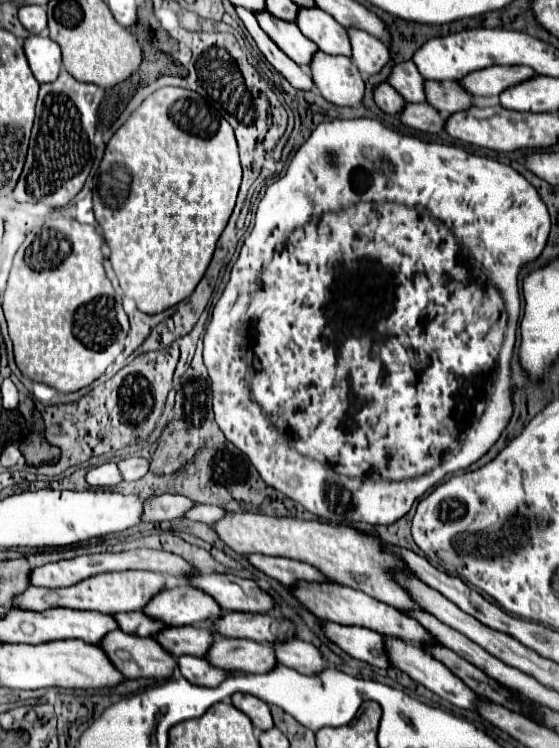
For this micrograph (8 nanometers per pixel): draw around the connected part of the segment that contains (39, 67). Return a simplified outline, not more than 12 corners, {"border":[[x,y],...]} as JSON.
{"border":[[27,37],[25,55],[39,83],[59,77],[61,49],[49,37]]}

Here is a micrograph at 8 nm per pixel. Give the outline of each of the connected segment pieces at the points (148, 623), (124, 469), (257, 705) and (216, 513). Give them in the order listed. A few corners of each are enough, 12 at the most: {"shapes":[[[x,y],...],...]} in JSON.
{"shapes":[[[143,611],[113,615],[119,629],[151,637],[167,625]],[[143,457],[117,463],[125,481],[137,481],[149,471]],[[235,693],[233,705],[241,709],[259,731],[273,727],[265,701]],[[195,505],[187,519],[213,525],[227,511],[213,505]]]}

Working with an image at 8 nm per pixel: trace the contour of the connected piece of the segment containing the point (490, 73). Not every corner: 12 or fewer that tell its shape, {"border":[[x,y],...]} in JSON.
{"border":[[493,65],[461,83],[475,97],[495,97],[533,79],[529,67]]}

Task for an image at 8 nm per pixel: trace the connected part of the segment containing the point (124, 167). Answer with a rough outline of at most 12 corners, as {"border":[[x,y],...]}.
{"border":[[161,87],[93,211],[123,293],[193,293],[233,213],[233,127]]}

